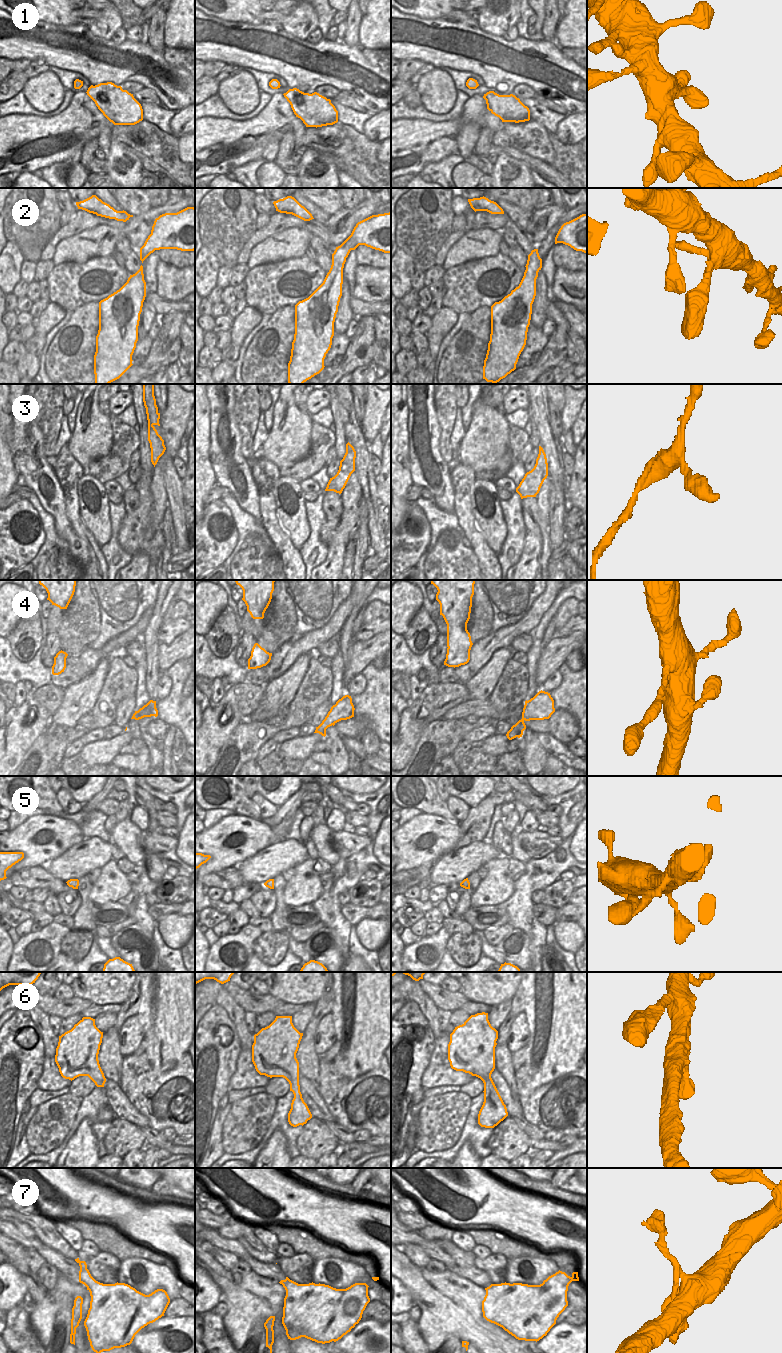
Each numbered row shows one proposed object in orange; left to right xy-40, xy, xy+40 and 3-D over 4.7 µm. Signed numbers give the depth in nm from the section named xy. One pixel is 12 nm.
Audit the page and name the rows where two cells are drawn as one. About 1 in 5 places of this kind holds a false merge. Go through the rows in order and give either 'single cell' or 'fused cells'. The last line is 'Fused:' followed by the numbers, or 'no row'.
1: single cell
2: single cell
3: single cell
4: single cell
5: single cell
6: single cell
7: single cell
Fused: no row

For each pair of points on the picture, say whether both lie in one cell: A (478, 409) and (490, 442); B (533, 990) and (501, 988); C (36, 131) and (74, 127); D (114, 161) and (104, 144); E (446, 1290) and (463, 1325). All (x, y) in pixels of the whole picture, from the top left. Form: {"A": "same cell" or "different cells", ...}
{"A": "same cell", "B": "different cells", "C": "same cell", "D": "different cells", "E": "same cell"}

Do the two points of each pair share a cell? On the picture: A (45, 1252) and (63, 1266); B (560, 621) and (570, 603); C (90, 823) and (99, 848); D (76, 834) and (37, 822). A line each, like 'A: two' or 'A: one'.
A: one
B: one
C: two
D: one

